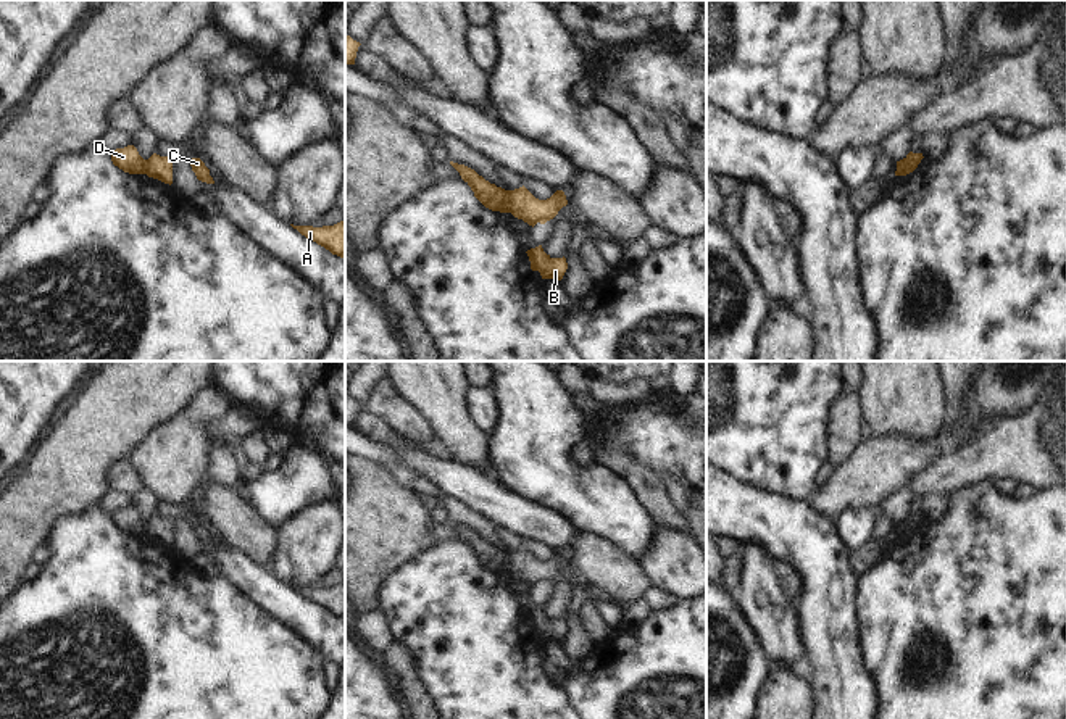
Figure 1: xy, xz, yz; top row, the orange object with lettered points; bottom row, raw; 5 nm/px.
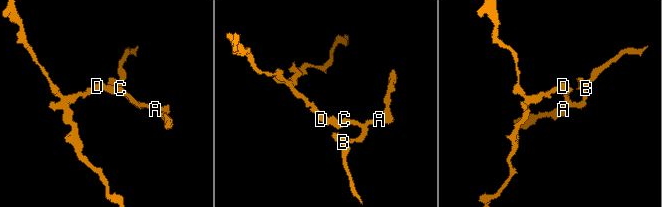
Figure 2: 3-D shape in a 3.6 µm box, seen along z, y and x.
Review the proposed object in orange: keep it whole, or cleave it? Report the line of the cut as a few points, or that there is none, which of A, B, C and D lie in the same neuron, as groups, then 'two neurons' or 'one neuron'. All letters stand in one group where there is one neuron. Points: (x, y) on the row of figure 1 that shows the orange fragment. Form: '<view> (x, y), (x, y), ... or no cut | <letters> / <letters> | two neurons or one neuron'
xz (507, 191), (510, 211) | A B C / D | two neurons

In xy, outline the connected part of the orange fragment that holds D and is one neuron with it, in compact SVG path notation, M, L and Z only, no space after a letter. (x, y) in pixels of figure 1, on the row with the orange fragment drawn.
M134 145L124 148L116 148L111 153L111 161L115 166L129 174L144 174L147 160L144 160Z

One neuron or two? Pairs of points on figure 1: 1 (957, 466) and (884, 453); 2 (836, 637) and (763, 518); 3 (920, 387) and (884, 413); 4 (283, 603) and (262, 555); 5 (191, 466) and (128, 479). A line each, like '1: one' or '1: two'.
1: two
2: one
3: one
4: two
5: two

